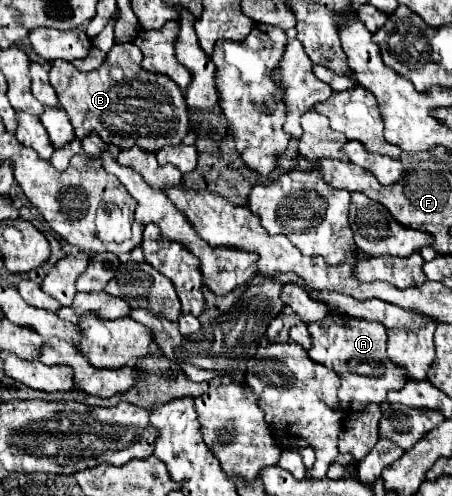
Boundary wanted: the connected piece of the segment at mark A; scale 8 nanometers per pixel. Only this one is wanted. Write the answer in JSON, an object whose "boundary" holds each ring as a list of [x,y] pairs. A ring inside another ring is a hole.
{"boundary":[[[337,316],[321,320],[321,324],[309,324],[313,344],[309,348],[309,356],[315,362],[323,362],[327,358],[327,366],[331,366],[339,378],[339,406],[345,416],[361,416],[369,404],[387,402],[387,394],[393,390],[401,390],[407,382],[405,372],[397,368],[387,356],[387,328],[383,324],[369,324],[365,320],[351,320],[351,324],[341,324]],[[379,374],[379,376],[369,376]]]}

